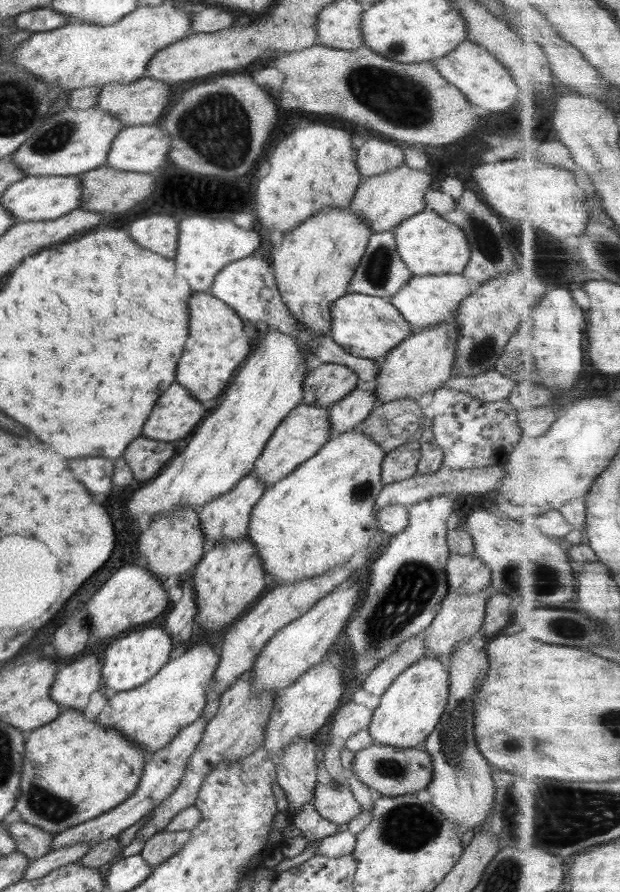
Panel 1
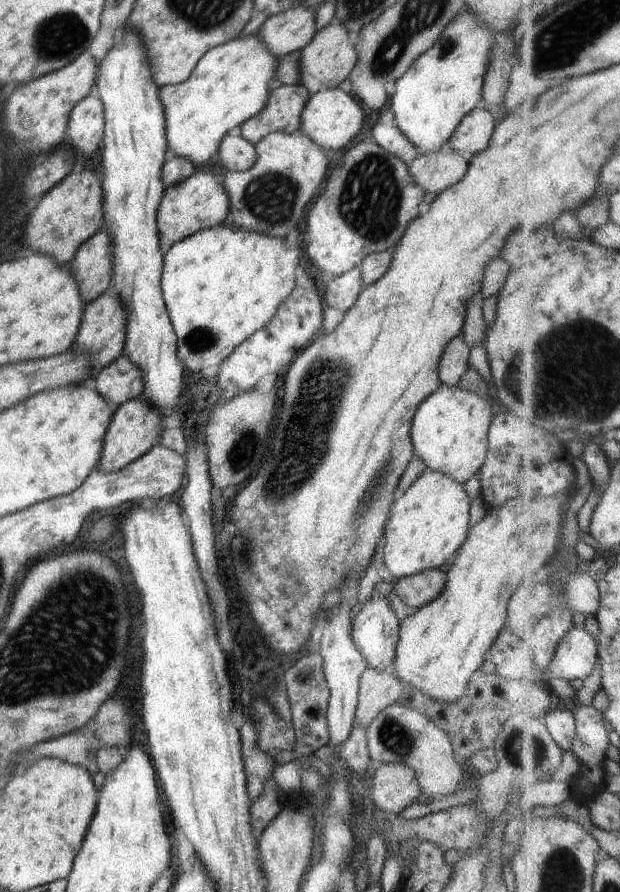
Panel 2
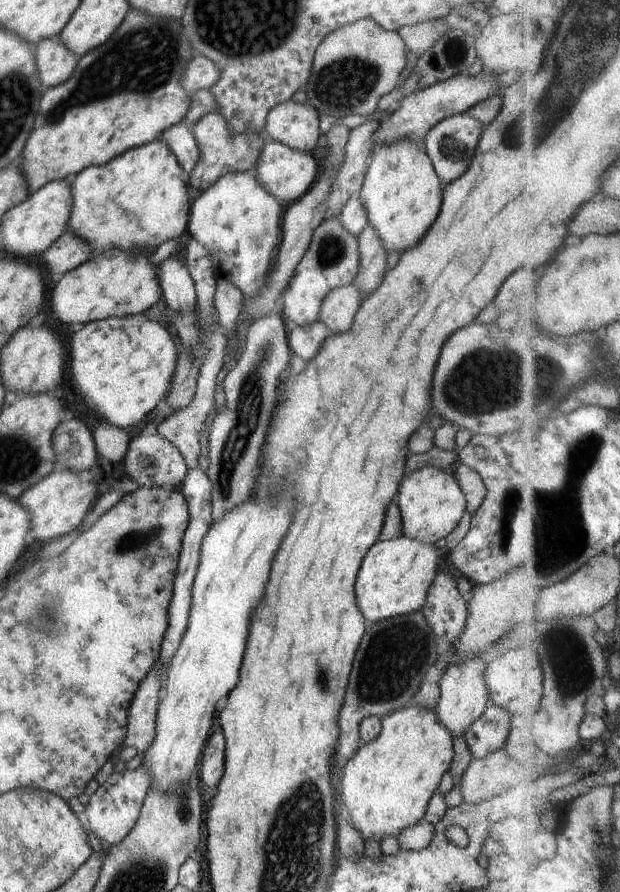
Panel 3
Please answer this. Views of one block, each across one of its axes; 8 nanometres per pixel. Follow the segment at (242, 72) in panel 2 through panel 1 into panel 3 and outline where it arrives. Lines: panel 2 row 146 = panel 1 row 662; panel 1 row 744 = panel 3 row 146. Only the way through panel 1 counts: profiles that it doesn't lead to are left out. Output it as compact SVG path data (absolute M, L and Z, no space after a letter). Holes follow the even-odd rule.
M160 140L127 150L108 164L85 168L69 183L72 204L67 230L85 241L95 253L106 252L113 248L125 252L133 249L140 253L155 251L163 242L176 240L187 230L191 205L186 178L176 157Z

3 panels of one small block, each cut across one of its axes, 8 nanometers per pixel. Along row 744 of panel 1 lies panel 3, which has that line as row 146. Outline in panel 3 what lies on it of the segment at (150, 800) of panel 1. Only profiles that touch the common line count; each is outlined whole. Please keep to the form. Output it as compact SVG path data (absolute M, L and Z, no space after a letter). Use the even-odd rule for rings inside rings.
M185 122L175 124L161 132L158 140L163 141L169 152L176 157L186 177L193 172L200 149L190 125L186 125Z

